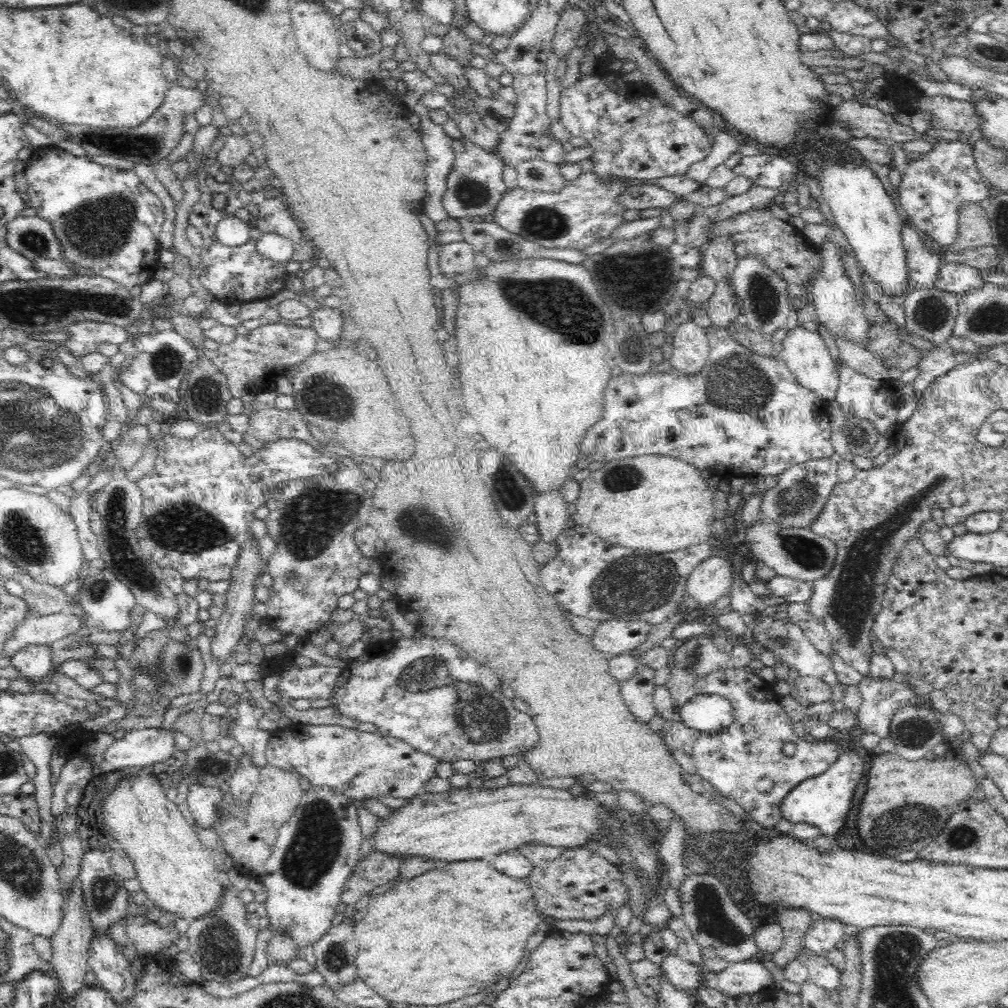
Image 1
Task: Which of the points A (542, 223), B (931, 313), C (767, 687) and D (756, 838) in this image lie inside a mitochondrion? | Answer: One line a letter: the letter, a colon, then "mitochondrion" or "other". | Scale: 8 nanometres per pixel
A: mitochondrion
B: mitochondrion
C: other
D: other

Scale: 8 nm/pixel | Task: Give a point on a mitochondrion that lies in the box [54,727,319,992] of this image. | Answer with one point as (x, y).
(219, 958)

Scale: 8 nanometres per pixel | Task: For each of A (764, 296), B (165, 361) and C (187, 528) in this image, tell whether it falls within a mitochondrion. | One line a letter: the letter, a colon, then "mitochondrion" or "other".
A: mitochondrion
B: mitochondrion
C: mitochondrion

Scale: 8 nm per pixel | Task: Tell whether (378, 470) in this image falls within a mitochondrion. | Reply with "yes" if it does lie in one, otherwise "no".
no

